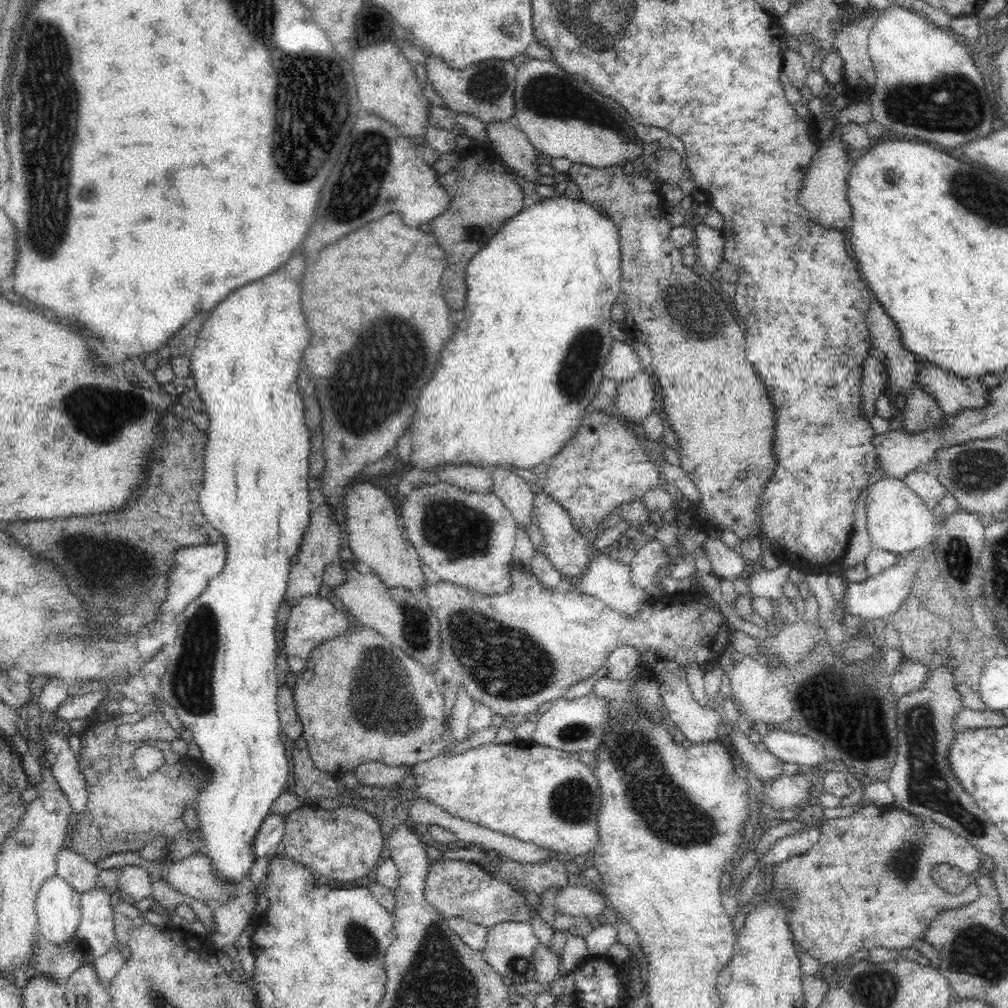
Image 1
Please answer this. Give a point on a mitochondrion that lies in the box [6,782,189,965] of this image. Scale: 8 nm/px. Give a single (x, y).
(80, 948)

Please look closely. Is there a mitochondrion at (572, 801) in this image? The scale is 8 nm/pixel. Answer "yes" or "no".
yes

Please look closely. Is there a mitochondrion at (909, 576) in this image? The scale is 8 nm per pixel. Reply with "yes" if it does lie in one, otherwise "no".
no

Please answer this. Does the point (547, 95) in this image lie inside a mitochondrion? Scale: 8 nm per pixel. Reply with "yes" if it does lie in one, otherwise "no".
yes

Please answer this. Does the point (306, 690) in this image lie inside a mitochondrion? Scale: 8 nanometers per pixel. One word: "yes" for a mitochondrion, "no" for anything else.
no

